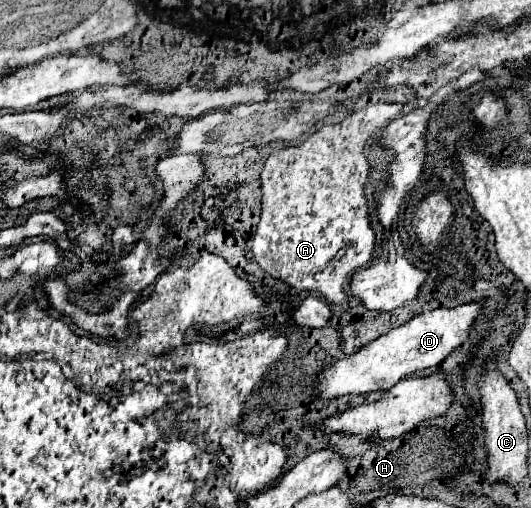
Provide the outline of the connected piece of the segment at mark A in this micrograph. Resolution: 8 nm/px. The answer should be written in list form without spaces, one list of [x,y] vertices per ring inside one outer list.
[[[372,104],[352,112],[346,120],[322,126],[312,136],[276,148],[262,168],[262,218],[254,234],[254,258],[270,276],[296,290],[308,290],[332,304],[346,304],[344,284],[354,268],[370,264],[374,232],[364,198],[364,182],[370,174],[366,150],[370,138],[406,106]]]

